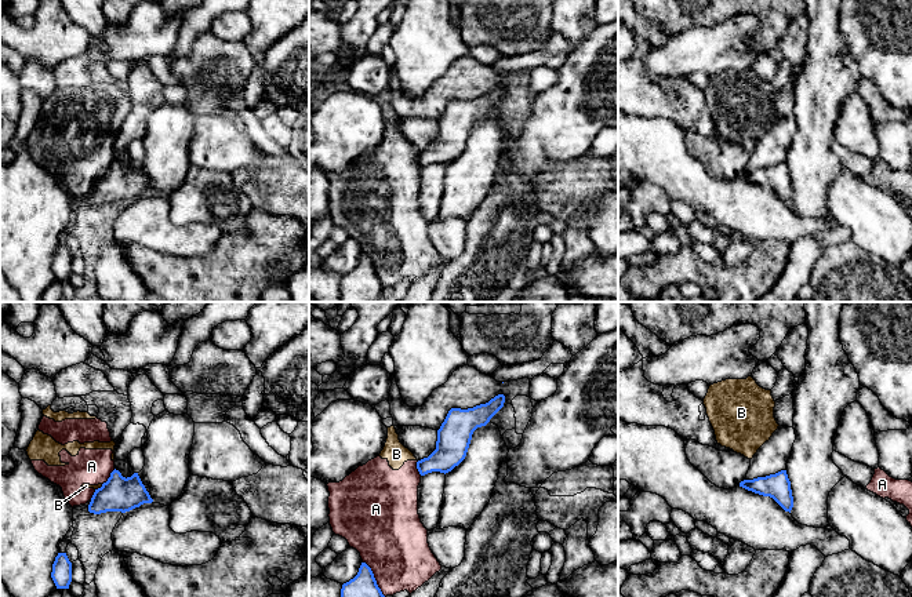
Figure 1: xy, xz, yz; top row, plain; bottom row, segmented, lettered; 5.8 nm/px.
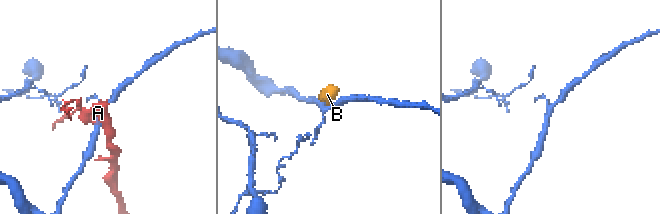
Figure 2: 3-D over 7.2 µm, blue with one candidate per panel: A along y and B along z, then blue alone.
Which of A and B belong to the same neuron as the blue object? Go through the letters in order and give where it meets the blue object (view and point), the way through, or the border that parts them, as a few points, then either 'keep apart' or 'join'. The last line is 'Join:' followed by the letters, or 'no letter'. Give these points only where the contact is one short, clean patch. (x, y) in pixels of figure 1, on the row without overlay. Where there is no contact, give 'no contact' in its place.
A: xz (374, 270) | keep apart
B: xy (98, 179) | along xy (102, 175), (95, 181) | keep apart
Join: no letter

